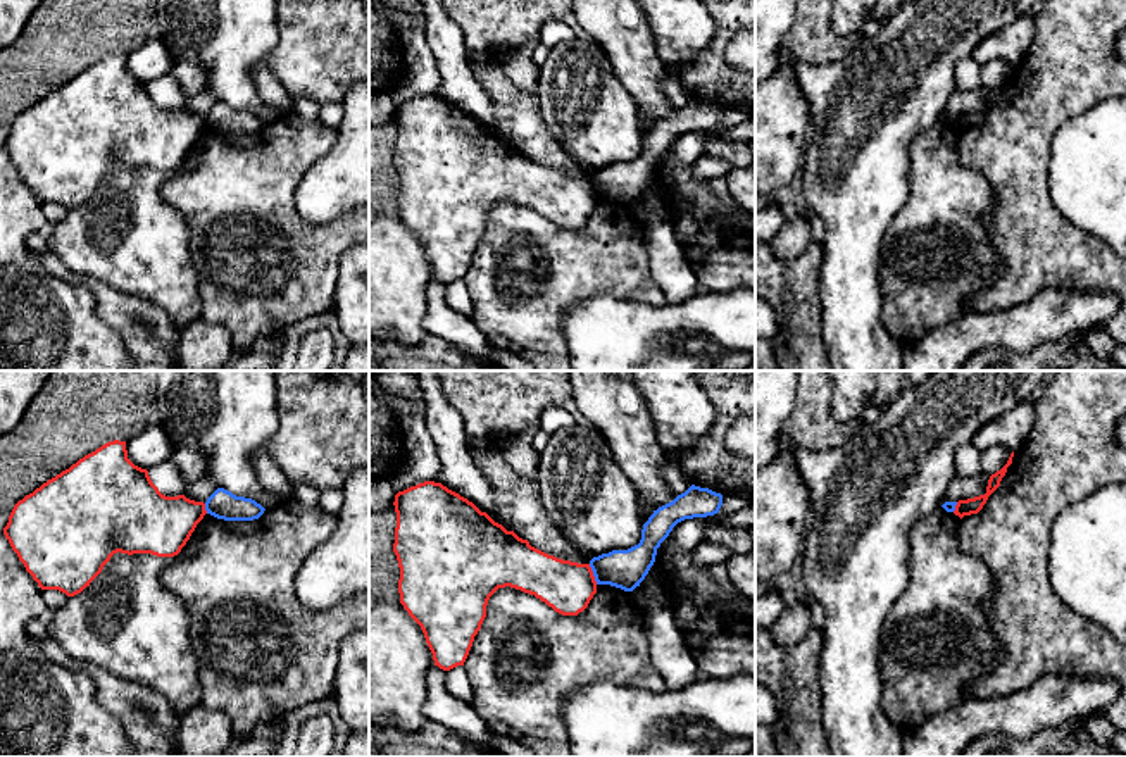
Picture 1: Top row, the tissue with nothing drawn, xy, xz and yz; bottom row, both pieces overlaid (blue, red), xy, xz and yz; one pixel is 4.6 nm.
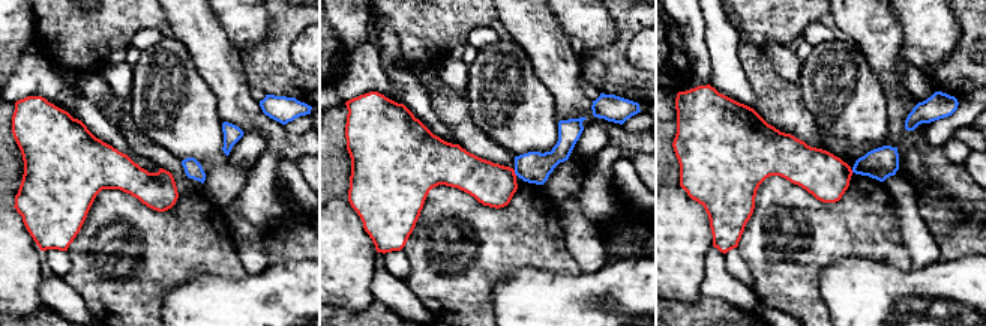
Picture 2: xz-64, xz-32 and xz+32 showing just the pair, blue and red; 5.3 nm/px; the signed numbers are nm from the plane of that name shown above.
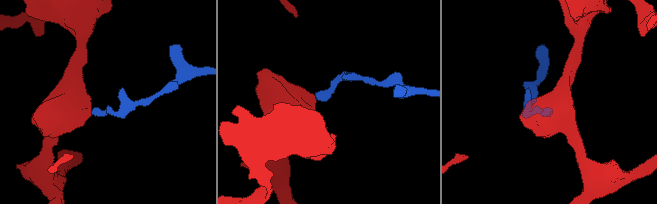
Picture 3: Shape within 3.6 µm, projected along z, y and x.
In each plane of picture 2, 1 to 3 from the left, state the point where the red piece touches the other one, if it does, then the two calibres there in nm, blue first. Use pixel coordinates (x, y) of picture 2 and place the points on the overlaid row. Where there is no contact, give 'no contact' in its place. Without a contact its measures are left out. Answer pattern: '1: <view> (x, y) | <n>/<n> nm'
1: no contact
2: xz-32 (515, 173) | 170/220 nm
3: no contact

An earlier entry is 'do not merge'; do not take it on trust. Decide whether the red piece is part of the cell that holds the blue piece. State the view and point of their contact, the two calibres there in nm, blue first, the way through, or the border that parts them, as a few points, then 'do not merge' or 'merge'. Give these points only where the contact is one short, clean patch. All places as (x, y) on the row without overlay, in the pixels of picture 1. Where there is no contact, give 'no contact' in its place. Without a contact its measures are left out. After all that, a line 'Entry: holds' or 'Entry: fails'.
xz (594, 188) | 180/240 nm | along xz (588, 178), (597, 197) | do not merge
Entry: holds

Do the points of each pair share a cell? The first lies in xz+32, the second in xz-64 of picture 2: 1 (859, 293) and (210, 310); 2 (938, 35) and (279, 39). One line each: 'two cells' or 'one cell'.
1: one cell
2: two cells

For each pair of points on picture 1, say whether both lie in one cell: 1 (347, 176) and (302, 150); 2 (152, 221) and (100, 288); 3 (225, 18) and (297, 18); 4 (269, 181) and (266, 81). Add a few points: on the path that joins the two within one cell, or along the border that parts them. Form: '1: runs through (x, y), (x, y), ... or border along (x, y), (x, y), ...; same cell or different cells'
1: border along (337, 128), (333, 145), (304, 175), (295, 192); different cells
2: border along (83, 275), (142, 299); different cells
3: border along (278, 18), (278, 42), (266, 56); different cells
4: border along (290, 111), (283, 114); different cells

